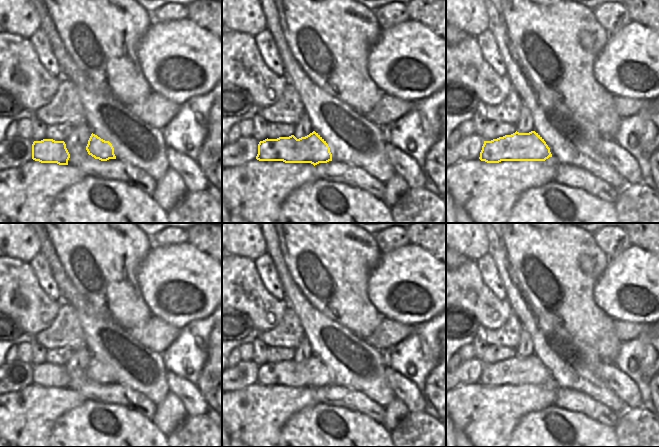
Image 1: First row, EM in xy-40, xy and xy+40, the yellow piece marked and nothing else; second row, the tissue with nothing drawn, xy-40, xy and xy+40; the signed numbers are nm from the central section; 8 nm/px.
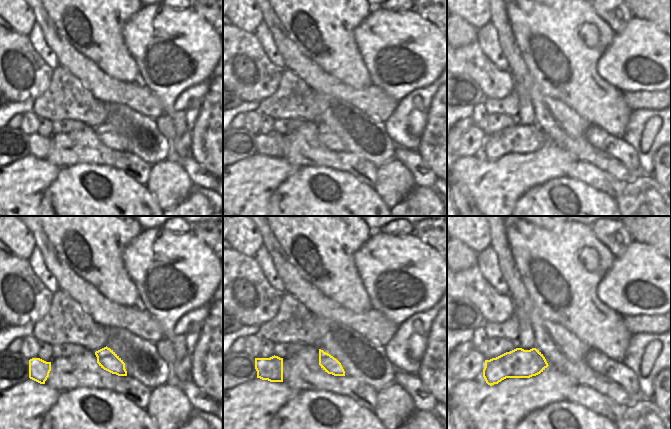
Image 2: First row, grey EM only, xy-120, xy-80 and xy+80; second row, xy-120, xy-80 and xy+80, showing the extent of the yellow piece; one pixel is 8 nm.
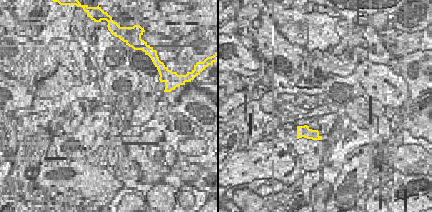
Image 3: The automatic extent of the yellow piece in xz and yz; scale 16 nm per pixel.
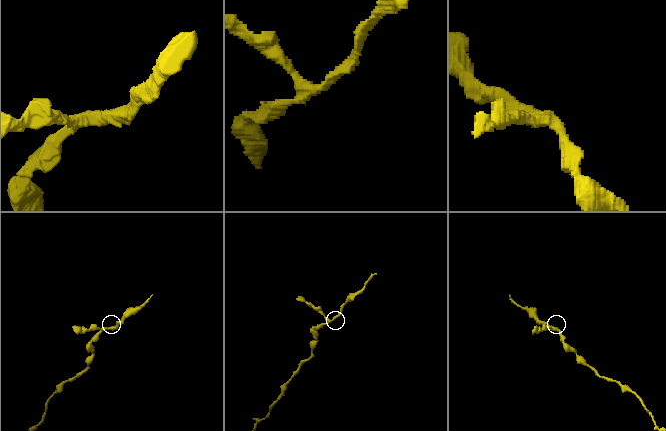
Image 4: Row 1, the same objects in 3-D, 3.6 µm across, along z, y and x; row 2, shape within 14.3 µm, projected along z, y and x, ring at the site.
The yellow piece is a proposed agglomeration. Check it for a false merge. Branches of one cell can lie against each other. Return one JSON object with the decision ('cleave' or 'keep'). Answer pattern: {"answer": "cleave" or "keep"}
{"answer": "keep"}

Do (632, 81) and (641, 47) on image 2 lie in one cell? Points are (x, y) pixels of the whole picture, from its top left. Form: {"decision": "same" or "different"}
{"decision": "same"}

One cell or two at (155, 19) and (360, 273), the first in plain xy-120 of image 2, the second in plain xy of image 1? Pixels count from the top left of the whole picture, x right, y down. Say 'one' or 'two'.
two

